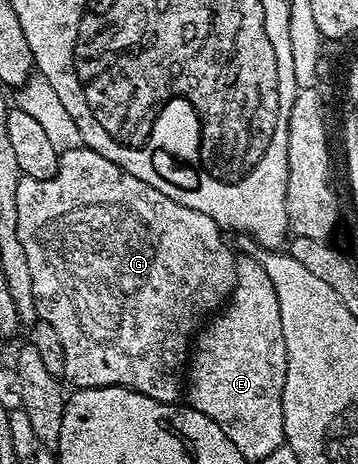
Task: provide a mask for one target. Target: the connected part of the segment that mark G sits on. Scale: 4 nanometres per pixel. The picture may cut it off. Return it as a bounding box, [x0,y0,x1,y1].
[16,145,236,403]

